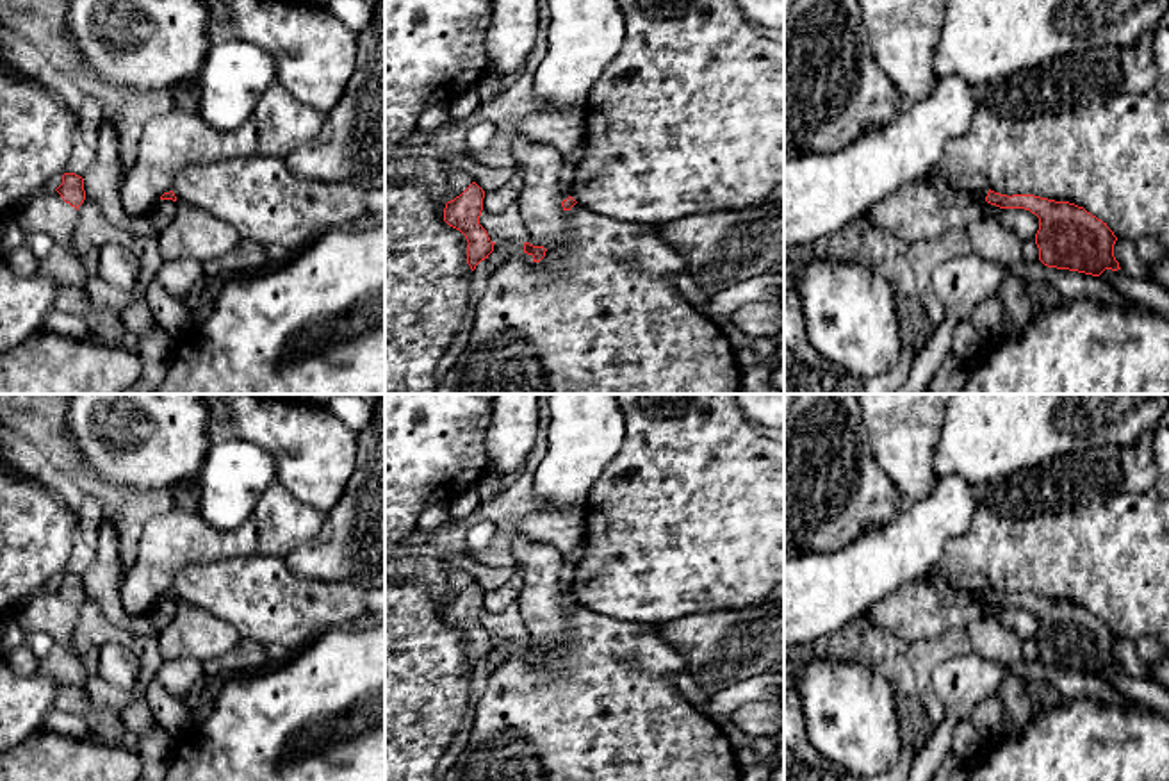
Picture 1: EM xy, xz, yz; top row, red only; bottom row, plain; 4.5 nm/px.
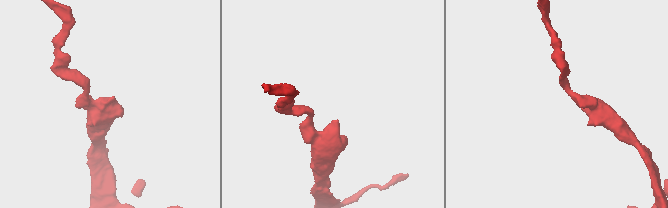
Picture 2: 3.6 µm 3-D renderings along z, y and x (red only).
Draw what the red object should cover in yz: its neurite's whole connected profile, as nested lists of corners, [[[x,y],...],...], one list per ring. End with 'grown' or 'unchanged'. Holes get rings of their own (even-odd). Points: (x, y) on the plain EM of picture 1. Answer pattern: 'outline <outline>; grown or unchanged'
outline [[[991,588],[985,601],[1000,608],[1025,608],[1039,617],[1035,644],[1044,665],[1092,676],[1121,669],[1114,656],[1117,637],[1083,606],[1034,594],[1007,596]]]; unchanged

